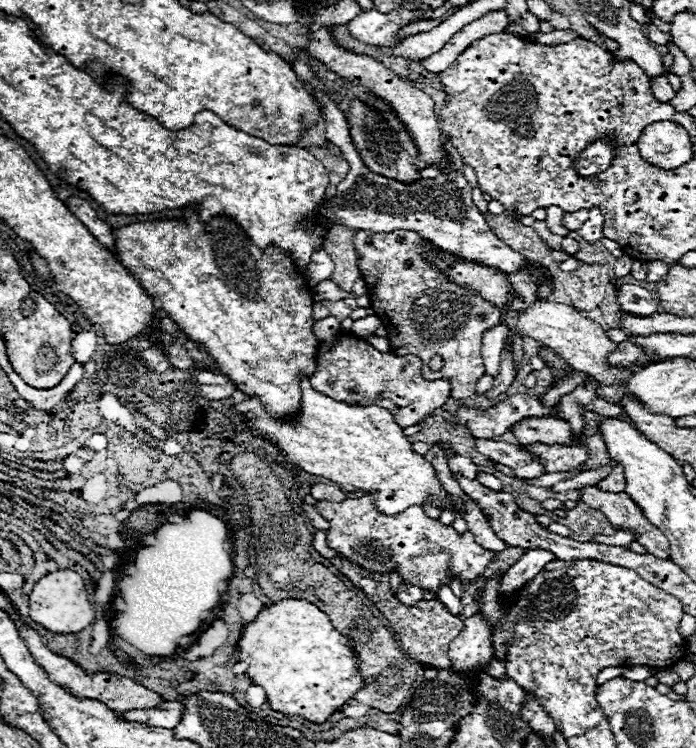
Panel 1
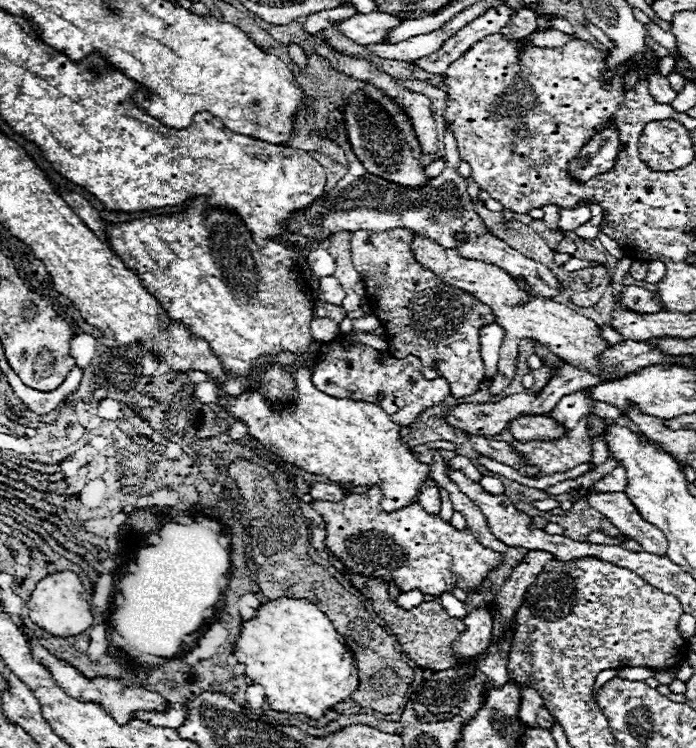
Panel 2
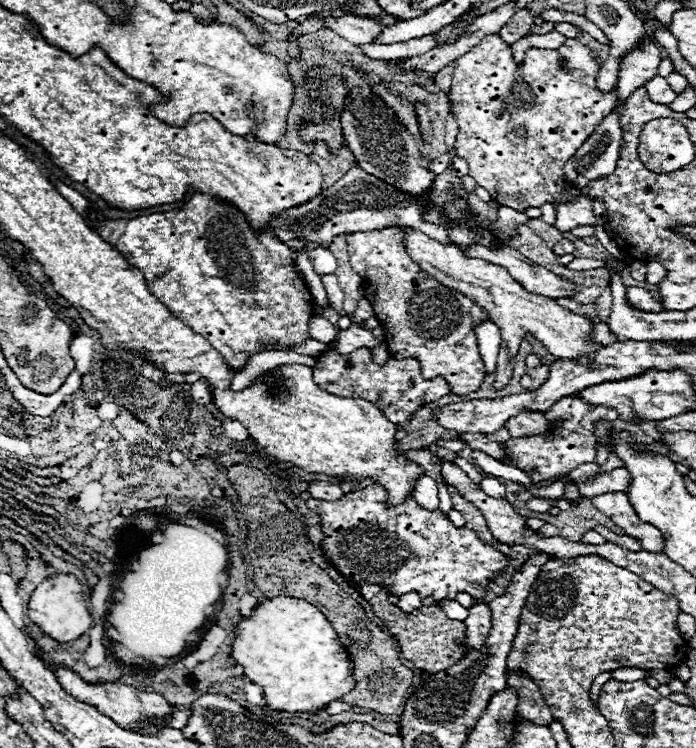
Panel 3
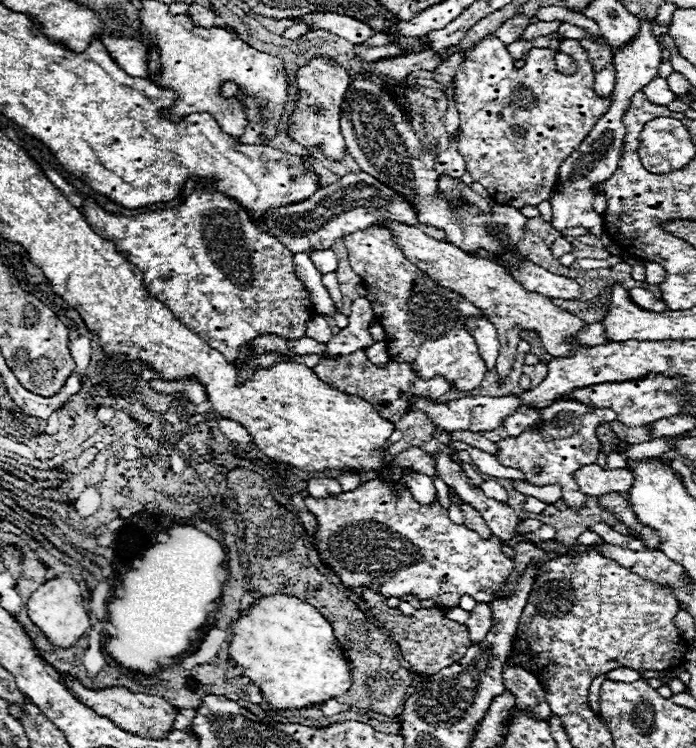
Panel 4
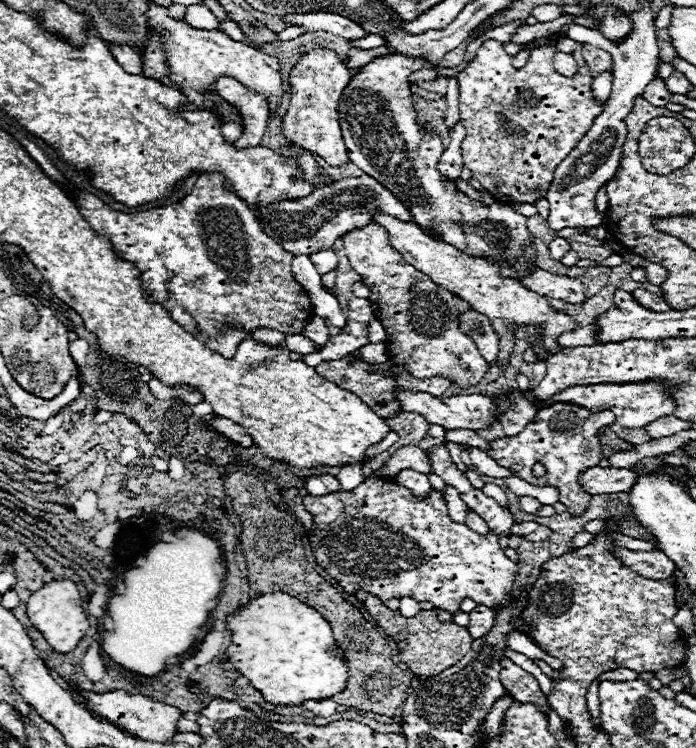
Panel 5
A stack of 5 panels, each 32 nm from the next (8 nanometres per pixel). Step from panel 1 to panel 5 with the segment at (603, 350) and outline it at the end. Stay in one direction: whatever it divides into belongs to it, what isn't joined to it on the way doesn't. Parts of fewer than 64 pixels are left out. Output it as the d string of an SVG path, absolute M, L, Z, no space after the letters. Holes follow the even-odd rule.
M374 214L372 220L388 232L388 240L392 240L392 248L396 248L404 256L404 260L408 260L408 264L412 264L414 268L420 268L420 272L430 276L436 284L440 284L442 288L448 288L450 292L462 296L478 312L482 312L490 318L492 326L496 328L496 334L500 336L500 354L498 354L498 358L502 360L504 368L506 368L508 356L514 348L514 334L512 334L514 324L540 326L544 330L544 346L546 346L548 352L558 352L560 350L560 346L556 344L558 334L568 332L568 330L576 330L576 322L570 316L558 314L556 310L552 310L544 296L524 288L518 280L500 278L498 268L492 266L490 262L468 258L468 256L460 254L456 248L452 248L450 244L432 240L416 224L400 222L400 220L396 220L388 214Z

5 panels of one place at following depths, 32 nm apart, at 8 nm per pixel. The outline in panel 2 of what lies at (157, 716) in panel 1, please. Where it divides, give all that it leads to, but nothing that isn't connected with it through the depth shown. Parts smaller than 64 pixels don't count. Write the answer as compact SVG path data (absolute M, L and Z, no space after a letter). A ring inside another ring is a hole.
M170 710L166 714L156 714L156 712L138 712L138 720L150 722L154 726L168 726L168 728L180 728L186 720L186 710Z

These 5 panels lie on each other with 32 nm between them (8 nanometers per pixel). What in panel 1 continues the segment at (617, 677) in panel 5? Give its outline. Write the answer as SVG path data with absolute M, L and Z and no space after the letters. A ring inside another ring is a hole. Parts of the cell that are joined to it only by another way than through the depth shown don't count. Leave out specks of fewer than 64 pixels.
M648 666L625 667L621 674L622 677L633 681L644 681L648 677L654 676L655 670Z

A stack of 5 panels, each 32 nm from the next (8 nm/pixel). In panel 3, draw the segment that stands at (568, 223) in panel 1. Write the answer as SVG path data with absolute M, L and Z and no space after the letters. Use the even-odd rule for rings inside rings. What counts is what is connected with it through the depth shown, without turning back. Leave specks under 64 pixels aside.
M576 196L570 202L556 202L556 222L554 228L560 232L572 230L576 226L598 226L602 228L604 222L600 216L592 212L592 198L590 196Z

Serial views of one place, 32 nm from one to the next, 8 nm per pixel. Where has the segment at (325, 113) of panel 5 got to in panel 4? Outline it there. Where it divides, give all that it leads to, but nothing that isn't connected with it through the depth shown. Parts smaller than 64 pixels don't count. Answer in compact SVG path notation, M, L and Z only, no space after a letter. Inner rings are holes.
M312 58L304 66L296 70L296 80L294 80L298 92L296 106L292 110L290 122L288 122L288 136L292 136L298 144L306 146L308 150L320 148L324 156L330 162L340 162L344 160L344 138L340 134L340 124L338 124L338 112L340 112L340 100L350 84L350 76L342 66L332 64L330 58Z

